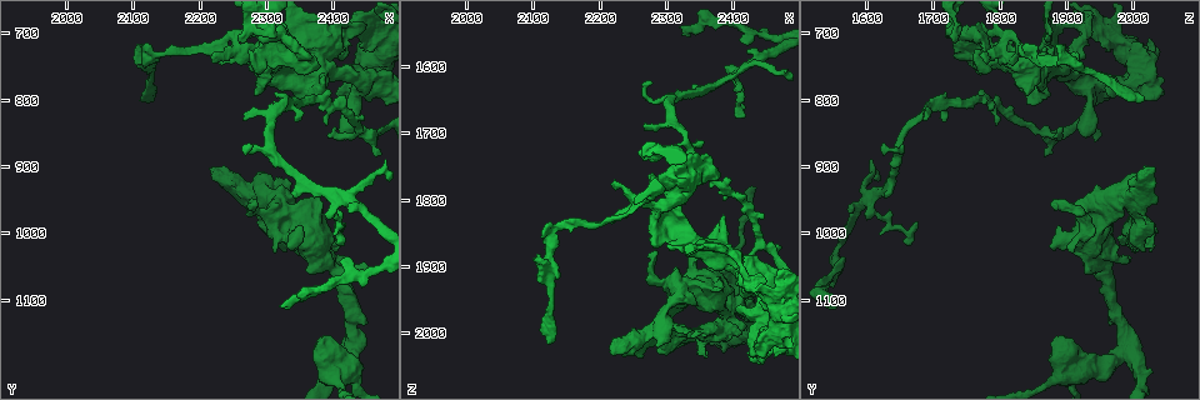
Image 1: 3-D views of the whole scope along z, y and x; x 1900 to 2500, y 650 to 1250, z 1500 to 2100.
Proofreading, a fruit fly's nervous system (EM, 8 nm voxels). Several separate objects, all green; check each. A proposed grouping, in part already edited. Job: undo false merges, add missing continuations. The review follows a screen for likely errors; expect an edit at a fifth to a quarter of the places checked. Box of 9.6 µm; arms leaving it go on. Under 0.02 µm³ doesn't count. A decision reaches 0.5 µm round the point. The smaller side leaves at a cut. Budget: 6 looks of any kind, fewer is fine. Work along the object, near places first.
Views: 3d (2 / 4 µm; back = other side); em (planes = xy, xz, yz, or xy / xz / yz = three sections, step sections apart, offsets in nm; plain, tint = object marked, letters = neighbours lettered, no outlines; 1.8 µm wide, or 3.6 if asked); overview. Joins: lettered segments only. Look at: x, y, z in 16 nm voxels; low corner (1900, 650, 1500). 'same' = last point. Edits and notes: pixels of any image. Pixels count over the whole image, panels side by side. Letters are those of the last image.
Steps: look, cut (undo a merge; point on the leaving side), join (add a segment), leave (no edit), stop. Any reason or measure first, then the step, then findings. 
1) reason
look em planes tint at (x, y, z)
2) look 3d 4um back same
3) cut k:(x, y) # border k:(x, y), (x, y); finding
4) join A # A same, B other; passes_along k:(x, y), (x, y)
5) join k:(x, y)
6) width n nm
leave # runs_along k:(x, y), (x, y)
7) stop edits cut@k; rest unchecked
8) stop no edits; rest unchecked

an open end
look 3d 2um at (2320, 1110, 1540)

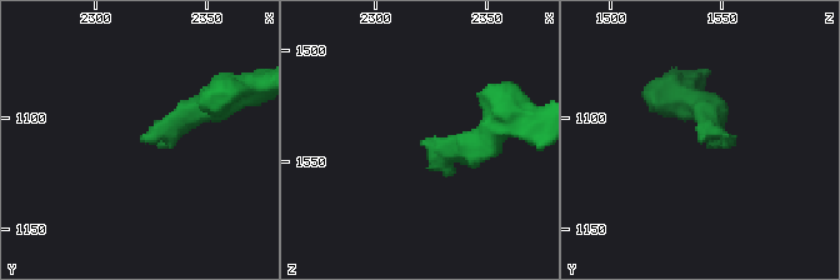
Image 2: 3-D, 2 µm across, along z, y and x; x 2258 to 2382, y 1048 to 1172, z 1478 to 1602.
look em planes letters at (2321, 1110, 1540)

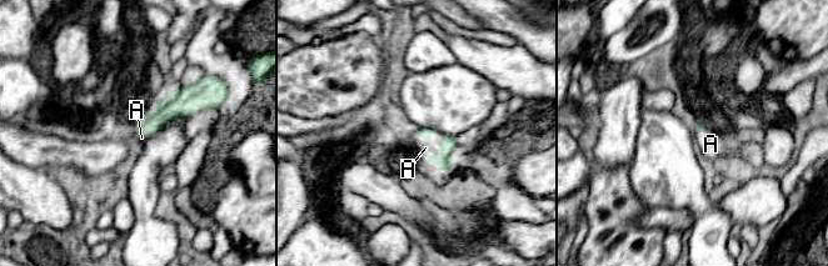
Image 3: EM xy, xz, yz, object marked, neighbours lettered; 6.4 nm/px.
join A # A same; passes_along 3:(444, 160), (430, 155), (425, 147); the cell continues

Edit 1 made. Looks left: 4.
see it whole again
look overview

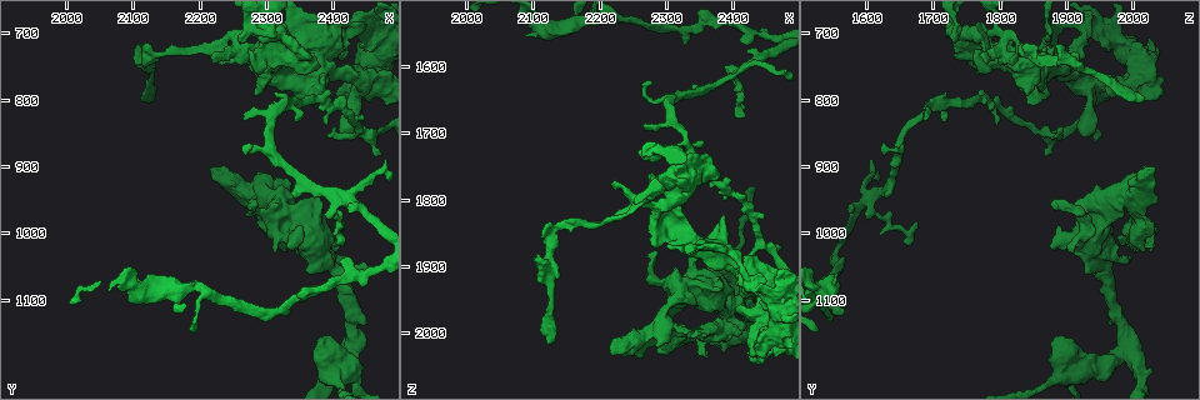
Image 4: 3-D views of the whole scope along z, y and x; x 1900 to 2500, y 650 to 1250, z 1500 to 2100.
free end
look 3d 2um at (2420, 1030, 1565)

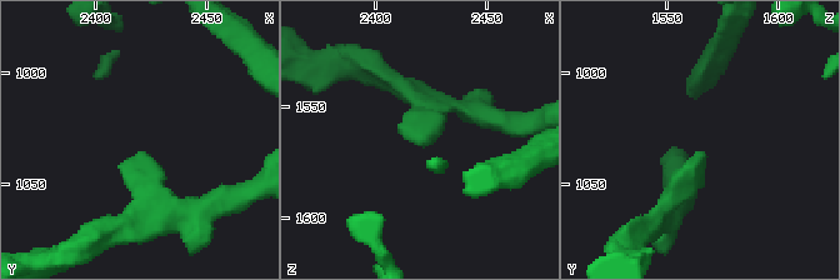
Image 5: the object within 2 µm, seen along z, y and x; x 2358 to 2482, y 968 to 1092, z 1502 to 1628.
look em planes tint at (2423, 1036, 1564)

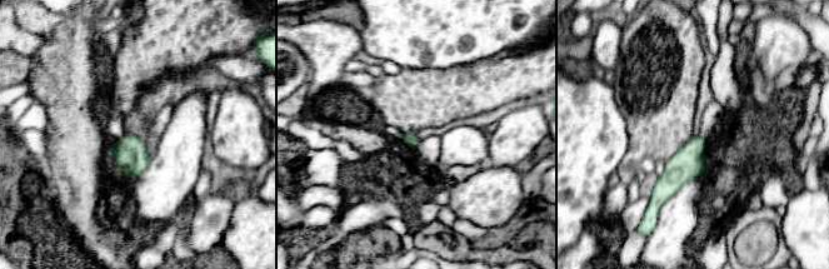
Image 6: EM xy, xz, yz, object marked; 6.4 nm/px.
look em planes letters same

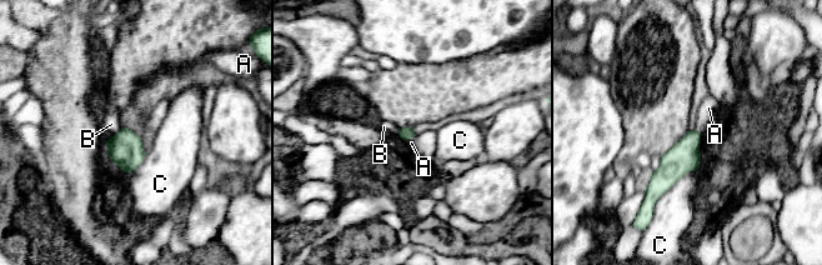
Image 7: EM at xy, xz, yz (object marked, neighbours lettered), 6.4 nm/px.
leave # A other, B other, C other; border 7:(415, 135), (405, 141); no lettered segment goes on from it

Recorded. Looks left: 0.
stop edits join@3; rest unchecked

